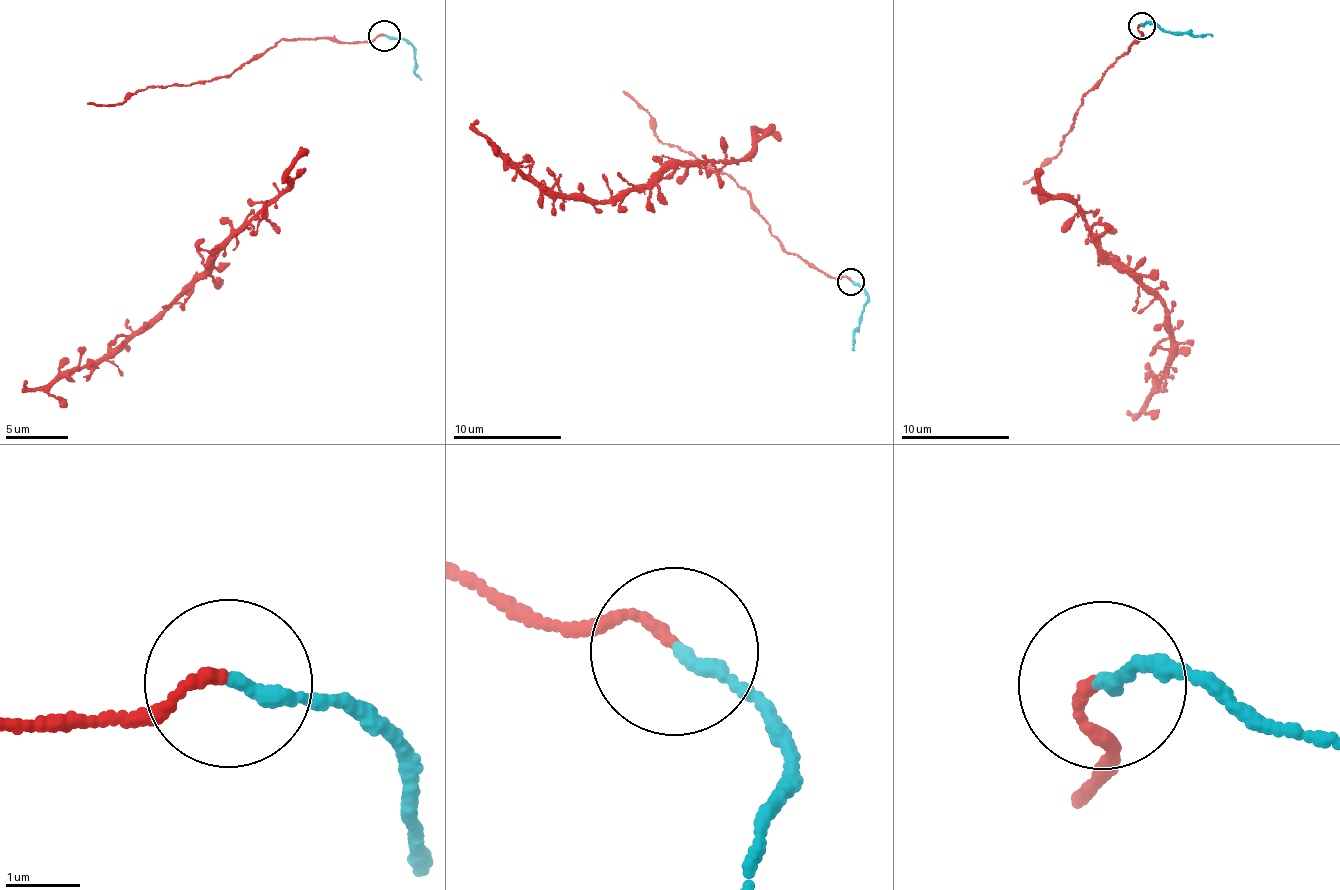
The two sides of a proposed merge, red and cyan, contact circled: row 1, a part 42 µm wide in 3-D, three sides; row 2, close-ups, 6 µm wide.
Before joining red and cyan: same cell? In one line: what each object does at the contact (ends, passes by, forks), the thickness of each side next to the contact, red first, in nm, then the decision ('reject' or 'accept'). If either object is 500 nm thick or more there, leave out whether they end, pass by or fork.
red ends | cyan ends | 130/190 nm | reject

